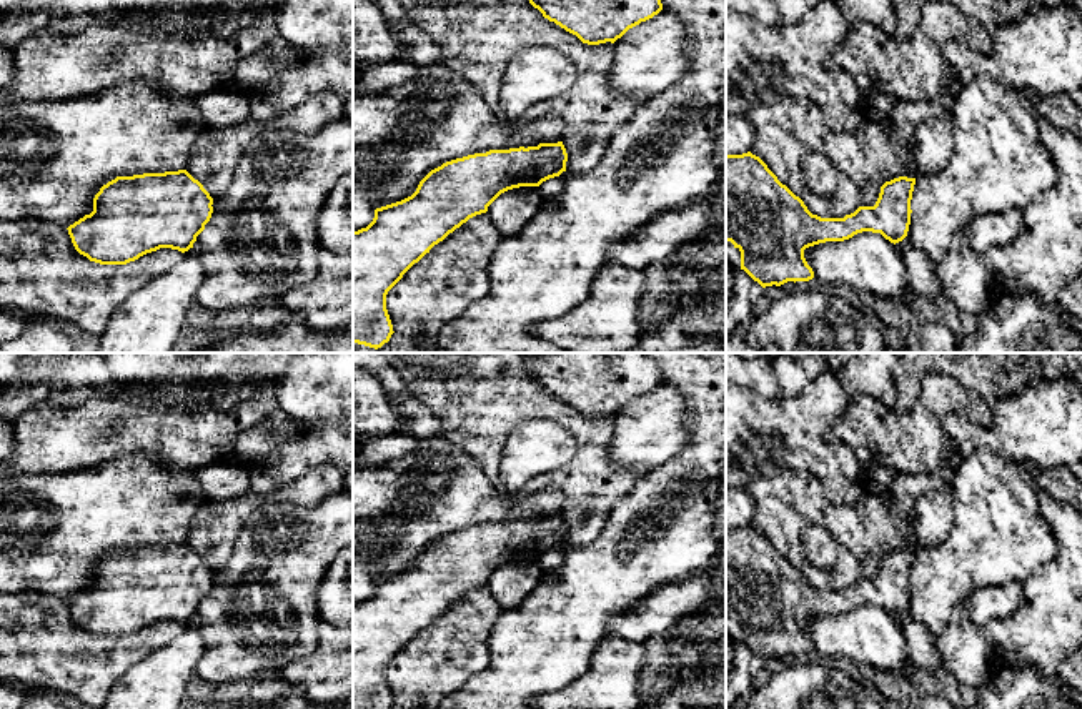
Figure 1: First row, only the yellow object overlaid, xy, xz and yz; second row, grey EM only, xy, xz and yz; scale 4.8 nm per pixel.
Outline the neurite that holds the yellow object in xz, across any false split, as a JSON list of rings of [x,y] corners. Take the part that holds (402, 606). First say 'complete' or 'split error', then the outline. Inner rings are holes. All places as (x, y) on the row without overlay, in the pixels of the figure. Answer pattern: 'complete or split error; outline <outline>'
complete; outline [[[563,514],[474,526],[431,543],[411,569],[376,581],[373,594],[353,604],[353,709],[391,709],[386,667],[403,647],[469,591],[486,586],[501,566],[539,559],[566,544],[566,534]]]

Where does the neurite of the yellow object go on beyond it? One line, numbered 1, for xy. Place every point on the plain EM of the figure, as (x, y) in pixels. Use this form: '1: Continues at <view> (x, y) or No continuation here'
1: No continuation here

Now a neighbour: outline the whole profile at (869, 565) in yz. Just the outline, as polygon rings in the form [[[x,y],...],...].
[[[866,554],[861,558],[861,579],[874,579],[881,566],[881,558]]]

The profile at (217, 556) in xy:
[[[335,464],[311,469],[303,478],[275,493],[246,493],[220,503],[203,501],[186,538],[186,544],[198,553],[211,571],[226,566],[240,531],[261,503],[293,503],[313,508],[323,499],[345,489],[345,473]]]

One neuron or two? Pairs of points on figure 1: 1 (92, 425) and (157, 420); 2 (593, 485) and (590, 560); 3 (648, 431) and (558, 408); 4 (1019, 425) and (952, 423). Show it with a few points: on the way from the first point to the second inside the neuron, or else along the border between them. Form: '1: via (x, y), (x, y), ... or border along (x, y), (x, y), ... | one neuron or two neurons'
1: via (109, 425), (140, 423) | one neuron
2: border along (613, 506), (603, 528), (588, 545) | two neurons
3: border along (613, 416), (608, 456), (615, 463) | two neurons
4: via (1002, 435), (969, 435) | one neuron

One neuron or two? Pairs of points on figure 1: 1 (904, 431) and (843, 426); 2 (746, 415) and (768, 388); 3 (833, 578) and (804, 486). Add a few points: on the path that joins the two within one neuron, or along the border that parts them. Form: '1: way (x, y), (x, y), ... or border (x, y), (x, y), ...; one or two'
1: way (889, 431), (878, 426), (858, 426); one
2: border (743, 386), (764, 396), (778, 396); two
3: way (806, 568), (793, 551), (793, 513); one

